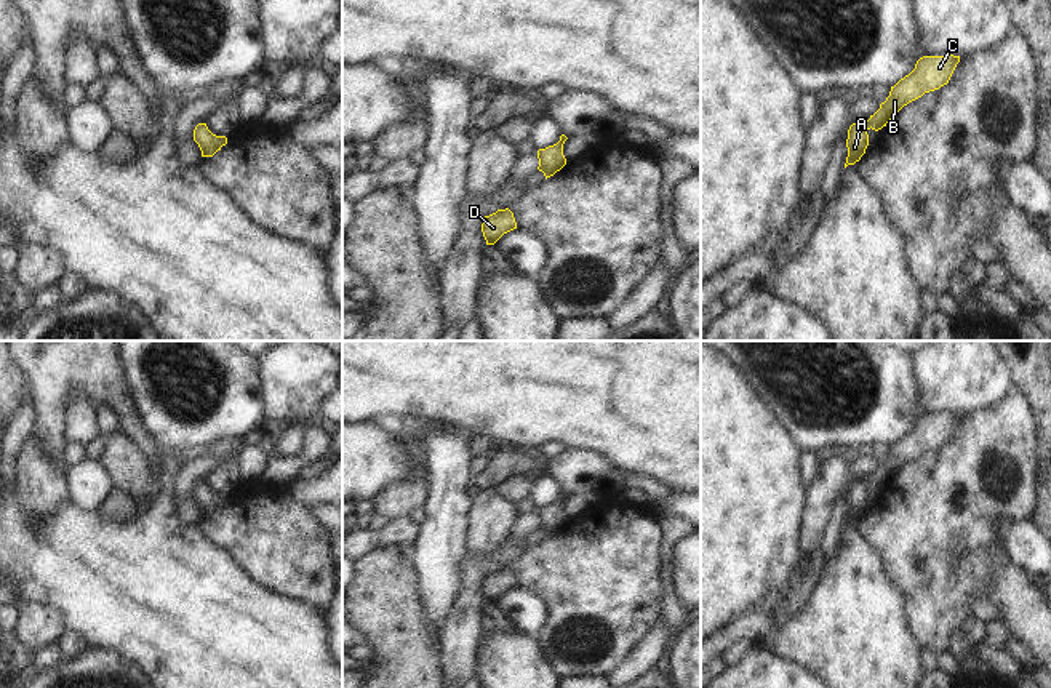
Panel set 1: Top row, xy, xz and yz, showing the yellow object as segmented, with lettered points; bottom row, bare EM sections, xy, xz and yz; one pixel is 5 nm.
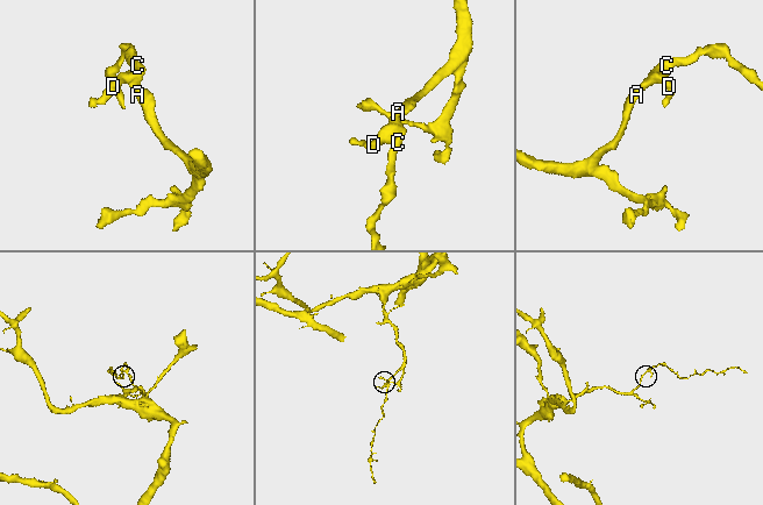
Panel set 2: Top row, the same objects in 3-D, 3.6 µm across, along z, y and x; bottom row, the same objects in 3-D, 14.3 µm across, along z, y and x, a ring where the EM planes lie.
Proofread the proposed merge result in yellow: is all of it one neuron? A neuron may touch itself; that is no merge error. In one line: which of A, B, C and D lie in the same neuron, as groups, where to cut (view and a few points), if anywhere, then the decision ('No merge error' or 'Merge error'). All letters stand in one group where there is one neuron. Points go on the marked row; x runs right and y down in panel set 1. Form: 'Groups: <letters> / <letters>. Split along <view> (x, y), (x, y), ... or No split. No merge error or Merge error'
Groups: A B C D. No split. No merge error.

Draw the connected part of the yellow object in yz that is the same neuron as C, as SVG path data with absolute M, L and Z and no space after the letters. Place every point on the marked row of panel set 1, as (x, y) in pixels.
M953 54L920 58L915 69L891 86L886 101L880 104L880 109L865 123L856 122L849 126L845 168L859 162L865 154L869 146L867 131L870 128L875 131L881 130L904 106L921 98L925 93L947 85L958 62L960 56Z

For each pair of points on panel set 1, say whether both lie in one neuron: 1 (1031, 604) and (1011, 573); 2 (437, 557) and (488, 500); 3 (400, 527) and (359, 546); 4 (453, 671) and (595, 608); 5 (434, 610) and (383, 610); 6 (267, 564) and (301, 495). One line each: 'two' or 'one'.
1: one
2: two
3: one
4: two
5: two
6: two

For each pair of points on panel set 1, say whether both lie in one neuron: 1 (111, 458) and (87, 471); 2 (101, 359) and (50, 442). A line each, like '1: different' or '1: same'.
1: different
2: same

